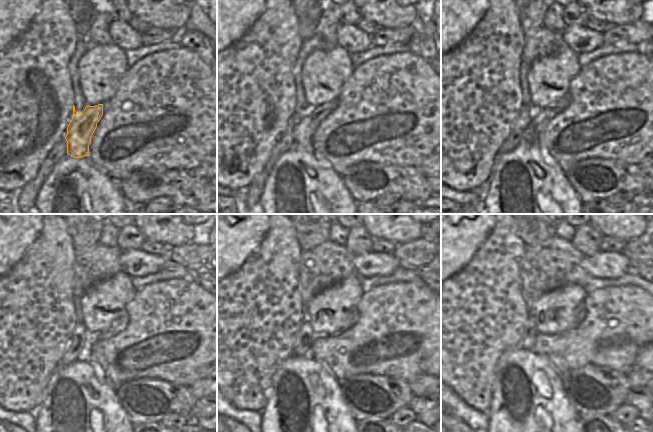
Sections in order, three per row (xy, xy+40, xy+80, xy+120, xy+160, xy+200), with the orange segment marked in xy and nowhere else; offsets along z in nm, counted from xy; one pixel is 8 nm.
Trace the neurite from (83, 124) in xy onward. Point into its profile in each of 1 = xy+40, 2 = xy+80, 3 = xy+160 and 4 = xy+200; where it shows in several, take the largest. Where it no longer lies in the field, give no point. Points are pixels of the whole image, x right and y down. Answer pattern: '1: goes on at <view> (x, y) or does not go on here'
1: goes on at xy+40 (303, 133)
2: goes on at xy+80 (540, 115)
3: goes on at xy+160 (352, 316)
4: goes on at xy+200 (580, 310)

